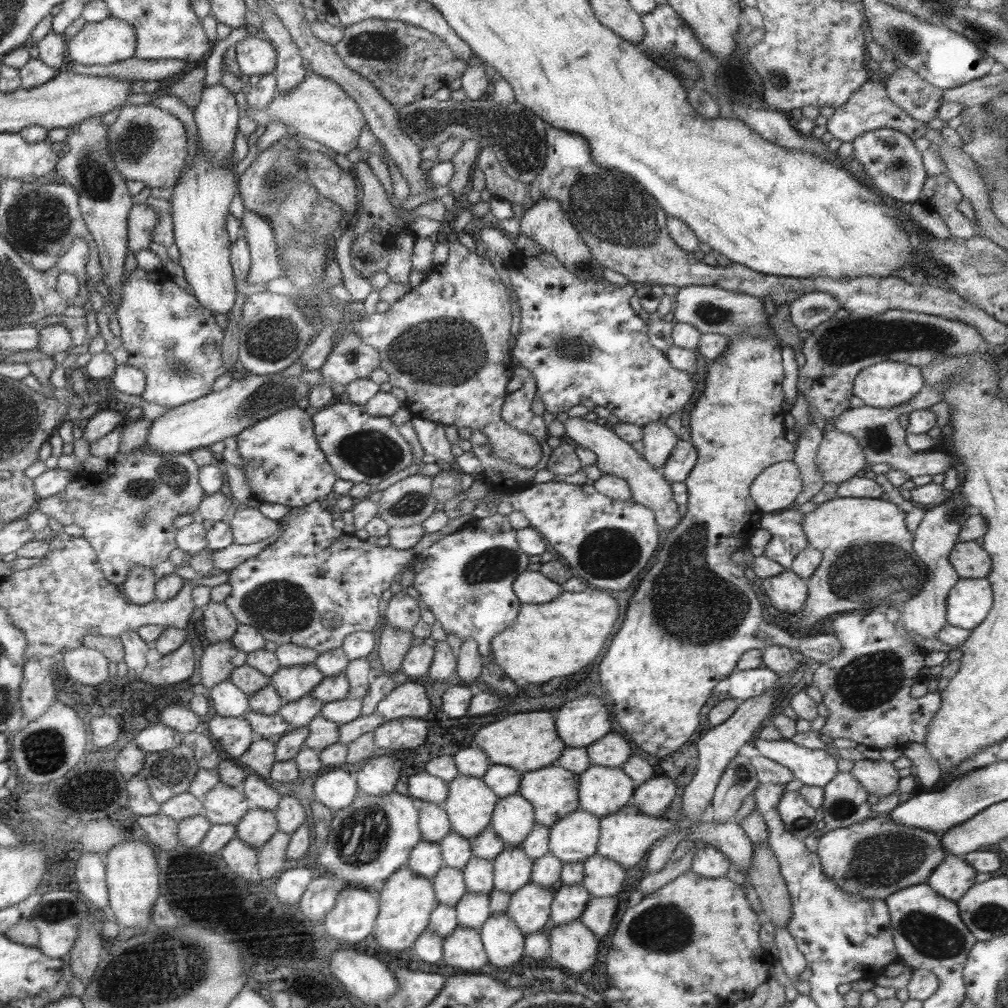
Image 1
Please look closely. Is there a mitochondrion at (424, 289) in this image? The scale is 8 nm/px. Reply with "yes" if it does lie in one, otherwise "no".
no

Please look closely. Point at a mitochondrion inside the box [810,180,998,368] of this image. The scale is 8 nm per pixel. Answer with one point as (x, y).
(940, 268)

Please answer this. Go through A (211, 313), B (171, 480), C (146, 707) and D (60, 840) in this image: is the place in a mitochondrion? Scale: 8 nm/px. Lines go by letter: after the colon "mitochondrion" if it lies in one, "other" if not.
A: other
B: mitochondrion
C: other
D: other

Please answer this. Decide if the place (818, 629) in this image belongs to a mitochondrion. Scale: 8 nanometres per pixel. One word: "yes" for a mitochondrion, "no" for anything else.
no

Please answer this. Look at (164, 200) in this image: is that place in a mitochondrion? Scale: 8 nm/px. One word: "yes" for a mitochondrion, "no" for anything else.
no

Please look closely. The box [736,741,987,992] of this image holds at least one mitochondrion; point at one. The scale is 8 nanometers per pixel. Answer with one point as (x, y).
(880, 861)

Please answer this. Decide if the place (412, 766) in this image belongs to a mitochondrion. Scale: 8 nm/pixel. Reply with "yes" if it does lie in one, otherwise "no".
no

